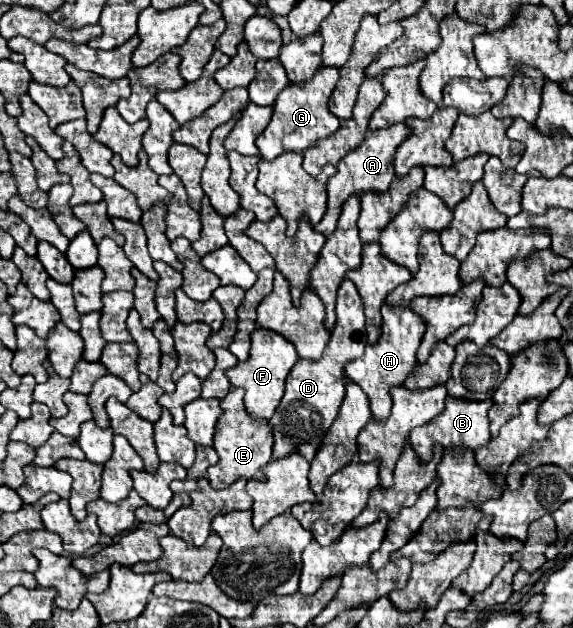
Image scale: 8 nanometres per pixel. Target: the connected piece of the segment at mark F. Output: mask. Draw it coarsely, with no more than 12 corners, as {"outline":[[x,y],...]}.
{"outline":[[254,329],[250,357],[226,371],[252,417],[272,417],[298,359],[290,341]]}

